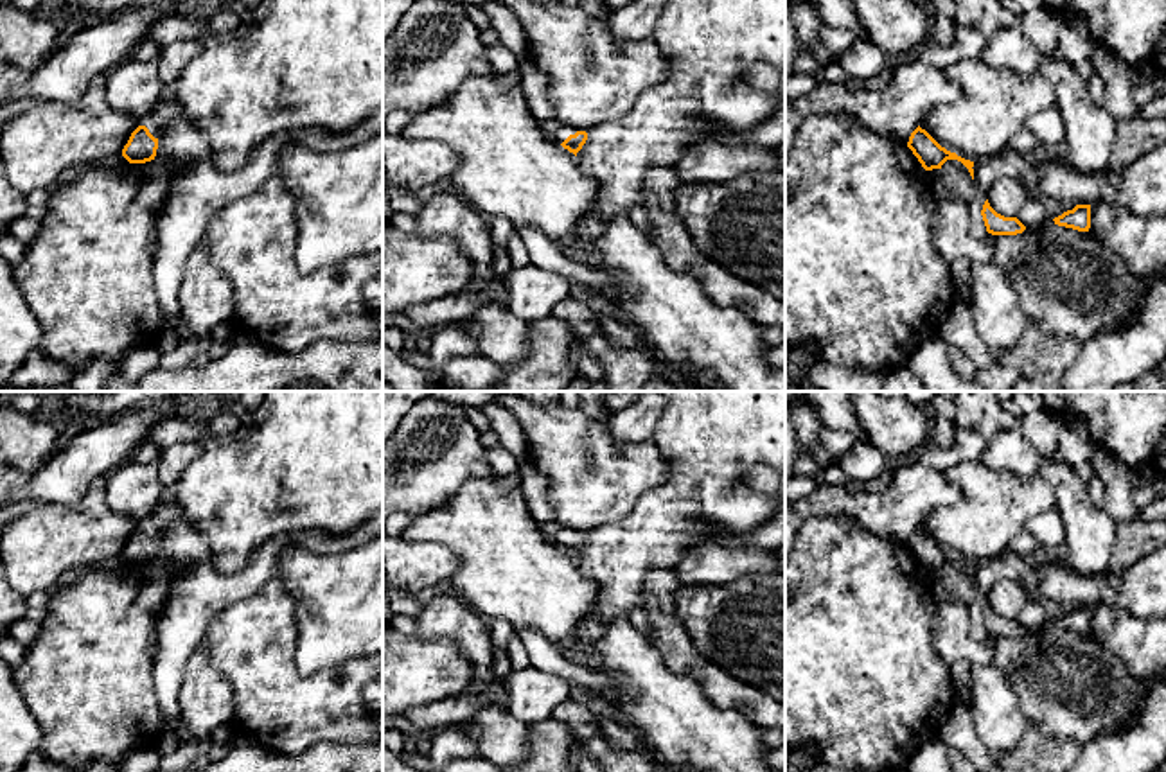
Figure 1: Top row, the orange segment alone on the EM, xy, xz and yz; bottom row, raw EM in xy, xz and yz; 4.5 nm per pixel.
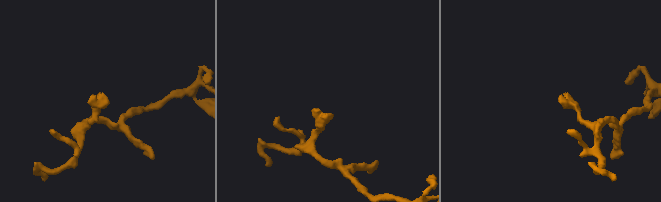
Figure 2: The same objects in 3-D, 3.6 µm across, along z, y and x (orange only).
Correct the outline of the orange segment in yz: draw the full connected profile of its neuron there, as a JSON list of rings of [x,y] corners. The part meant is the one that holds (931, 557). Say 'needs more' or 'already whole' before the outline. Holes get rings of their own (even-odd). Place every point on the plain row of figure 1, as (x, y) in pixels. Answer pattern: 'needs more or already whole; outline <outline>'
already whole; outline [[[920,528],[911,535],[907,549],[913,553],[925,573],[941,571],[947,562],[958,562],[968,571],[974,582],[974,564],[947,553]]]

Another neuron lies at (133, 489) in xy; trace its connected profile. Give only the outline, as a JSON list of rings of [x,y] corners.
[[[158,461],[151,465],[122,465],[108,476],[106,483],[108,506],[129,515],[140,528],[167,494],[158,479]]]

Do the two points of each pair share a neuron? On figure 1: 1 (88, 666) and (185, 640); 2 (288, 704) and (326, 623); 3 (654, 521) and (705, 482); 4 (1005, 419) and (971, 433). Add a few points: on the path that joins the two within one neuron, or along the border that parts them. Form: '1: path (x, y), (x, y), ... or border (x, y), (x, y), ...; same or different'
1: border (153, 654), (151, 679), (157, 695); different
2: border (297, 632), (300, 674), (344, 663); different
3: path (667, 519), (694, 494); same
4: path (996, 419), (985, 419), (980, 424); same

